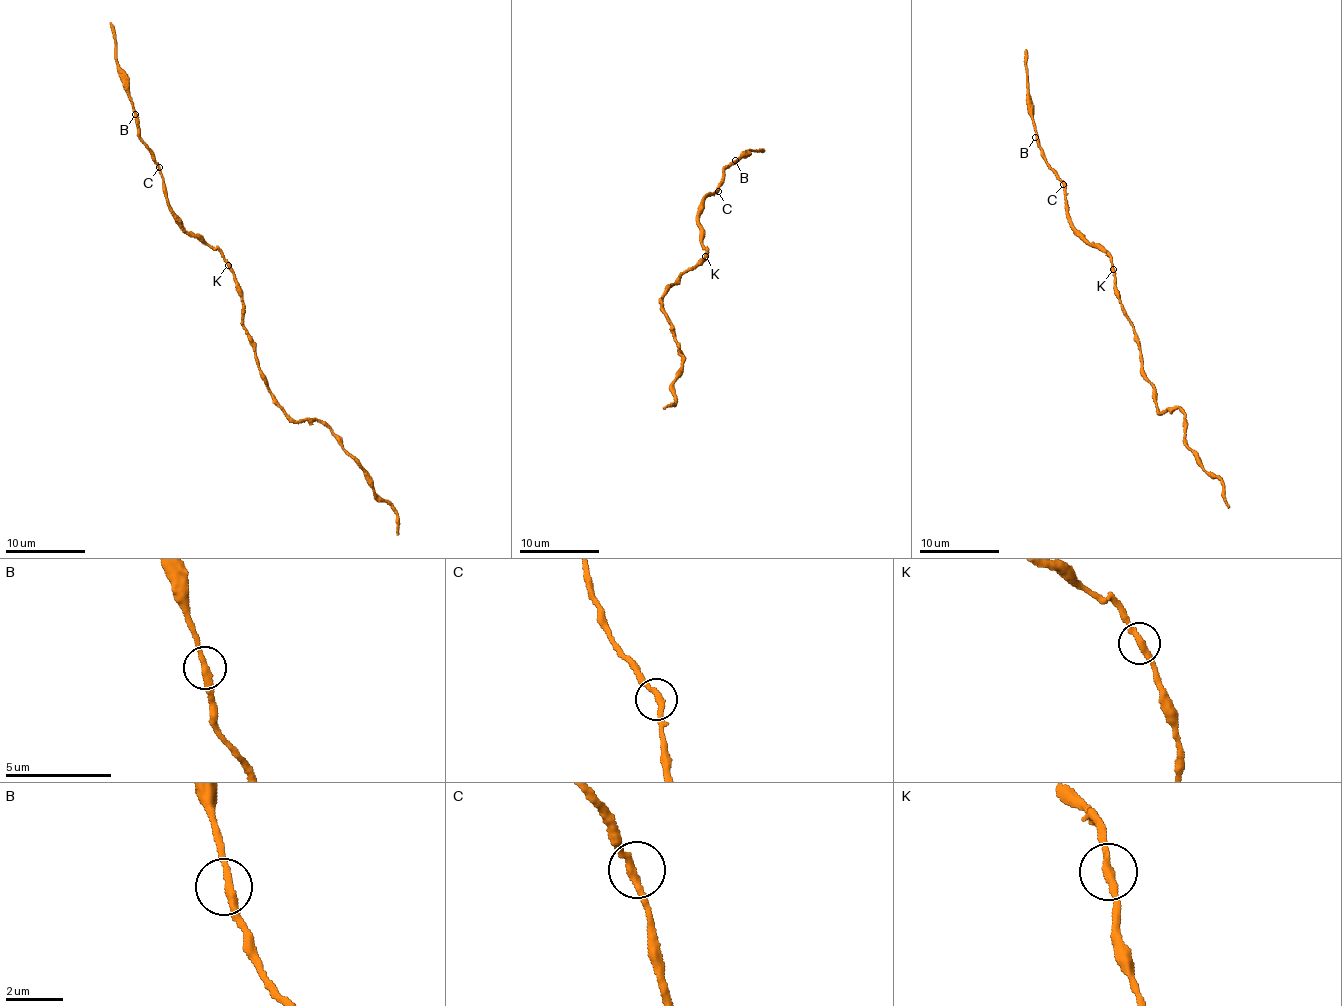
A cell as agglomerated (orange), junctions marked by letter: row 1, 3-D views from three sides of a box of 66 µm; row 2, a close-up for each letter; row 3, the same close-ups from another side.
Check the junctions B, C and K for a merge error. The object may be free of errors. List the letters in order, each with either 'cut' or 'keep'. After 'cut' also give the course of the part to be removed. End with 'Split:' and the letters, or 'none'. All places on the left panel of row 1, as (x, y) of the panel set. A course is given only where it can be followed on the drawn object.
B: keep
C: keep
K: keep
Split: none

